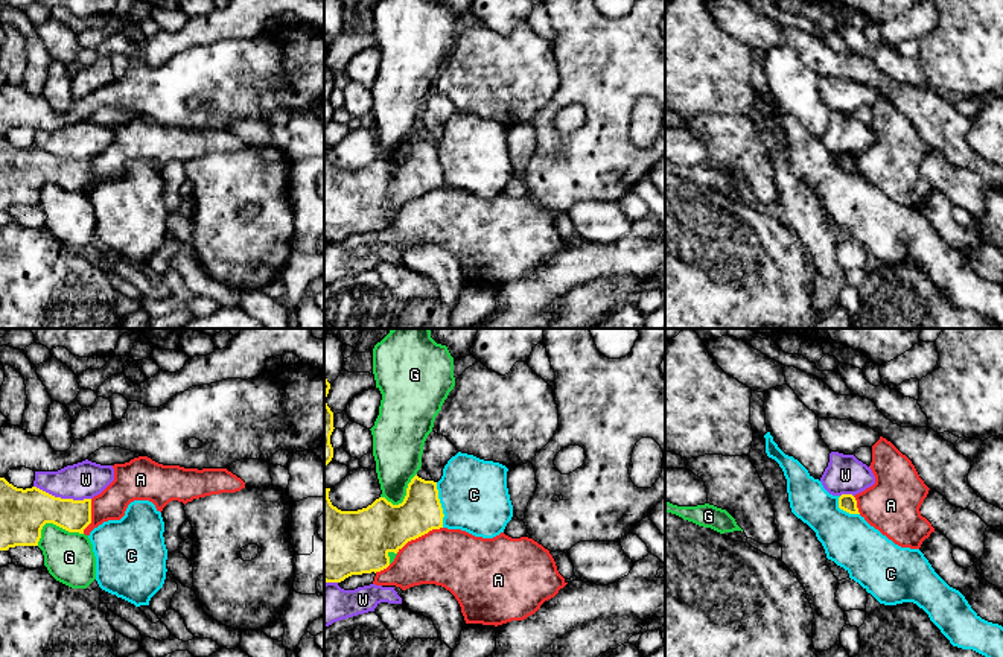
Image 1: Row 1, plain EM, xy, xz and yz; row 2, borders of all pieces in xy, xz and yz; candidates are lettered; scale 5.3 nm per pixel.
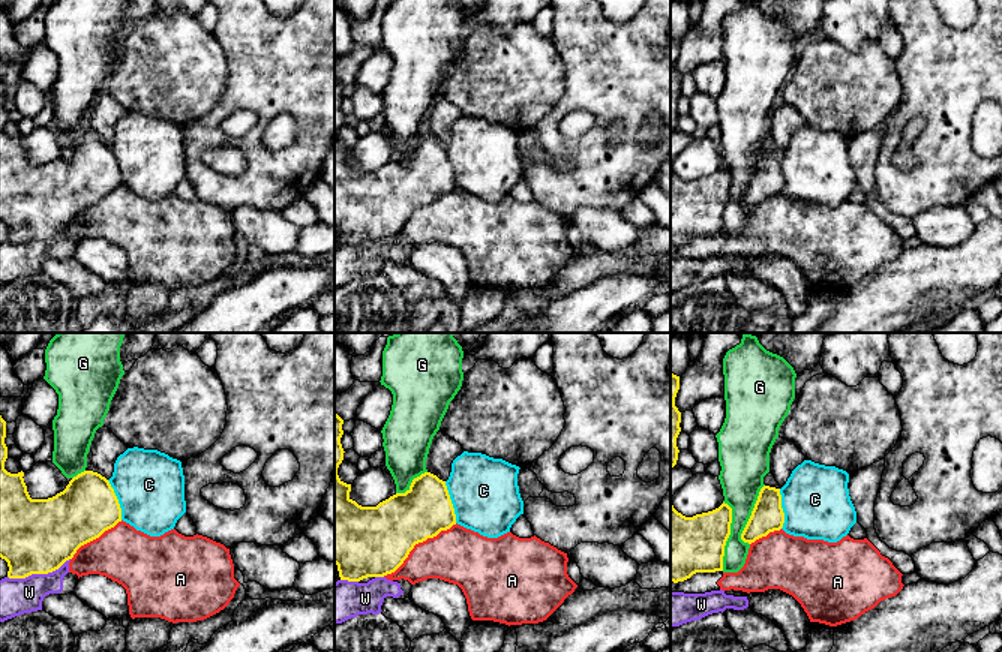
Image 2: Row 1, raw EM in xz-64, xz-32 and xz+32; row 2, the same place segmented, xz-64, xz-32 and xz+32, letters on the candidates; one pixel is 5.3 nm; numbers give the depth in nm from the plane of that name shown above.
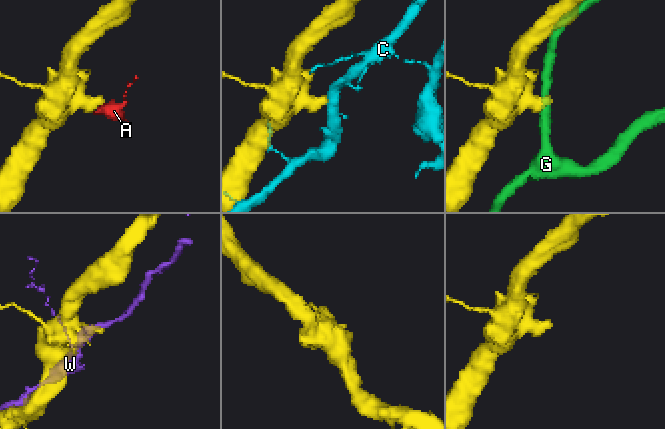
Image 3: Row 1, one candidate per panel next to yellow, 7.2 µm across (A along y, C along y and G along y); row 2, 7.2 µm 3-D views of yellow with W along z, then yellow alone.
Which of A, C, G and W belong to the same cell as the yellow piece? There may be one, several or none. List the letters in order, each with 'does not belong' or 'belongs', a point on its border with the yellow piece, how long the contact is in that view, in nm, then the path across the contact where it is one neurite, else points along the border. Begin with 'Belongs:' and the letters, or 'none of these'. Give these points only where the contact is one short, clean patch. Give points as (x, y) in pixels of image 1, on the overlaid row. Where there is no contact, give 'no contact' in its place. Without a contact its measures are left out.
Belongs: none of these
A: does not belong | xz (419, 536) | 280 nm | along xz (442, 526), (408, 540), (396, 552)
C: does not belong | xz (440, 505) | 240 nm
G: does not belong | xy (54, 523) | 260 nm
W: does not belong | xy (63, 499) | 320 nm

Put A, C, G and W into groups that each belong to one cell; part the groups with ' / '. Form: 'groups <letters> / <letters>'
groups A / C / G / W

